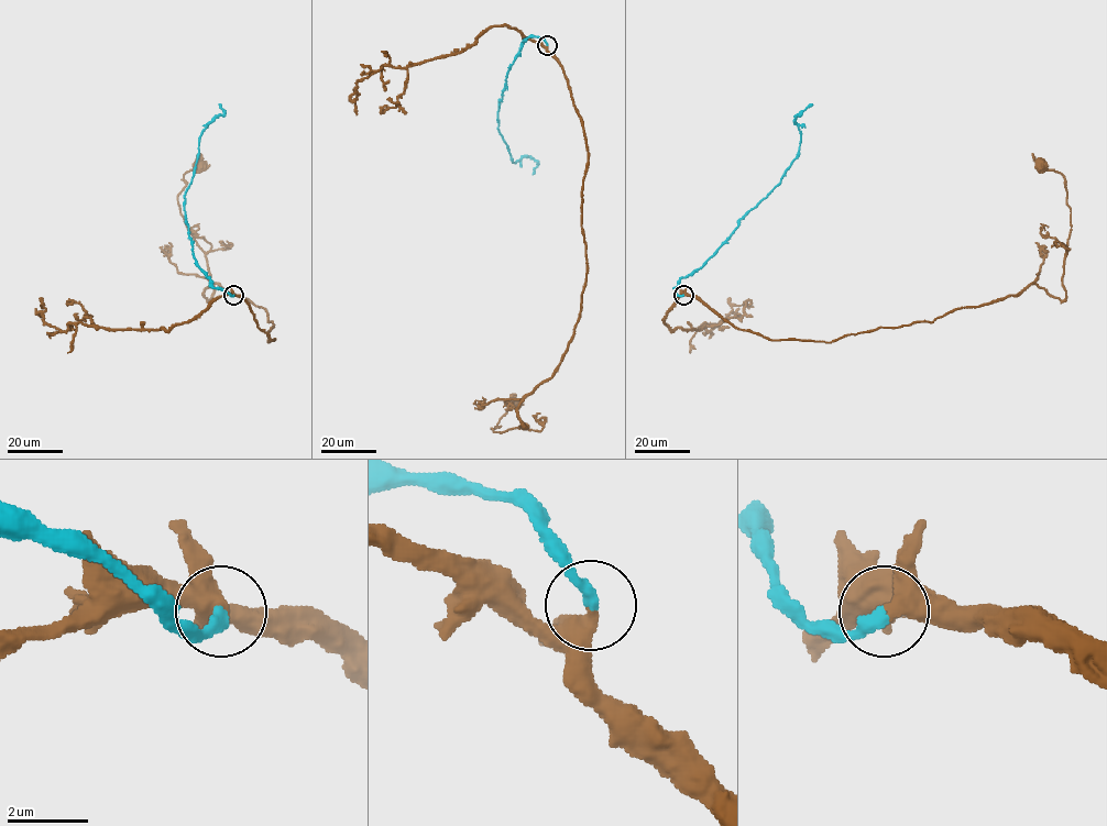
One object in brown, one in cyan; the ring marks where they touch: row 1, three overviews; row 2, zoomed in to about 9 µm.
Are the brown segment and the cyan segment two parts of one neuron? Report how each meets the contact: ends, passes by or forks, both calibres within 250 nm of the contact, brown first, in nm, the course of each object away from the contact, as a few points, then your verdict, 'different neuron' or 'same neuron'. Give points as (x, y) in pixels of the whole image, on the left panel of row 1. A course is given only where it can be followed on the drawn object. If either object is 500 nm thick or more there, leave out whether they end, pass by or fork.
brown ends | cyan ends | 480/320 nm | brown via (233, 295), (273, 340), (266, 309), (217, 284), (204, 296), (206, 253), (177, 202), (198, 165) | cyan via (233, 295), (212, 287), (198, 265), (185, 208), (185, 193), (192, 183), (199, 138), (223, 113), (219, 105) | same neuron

